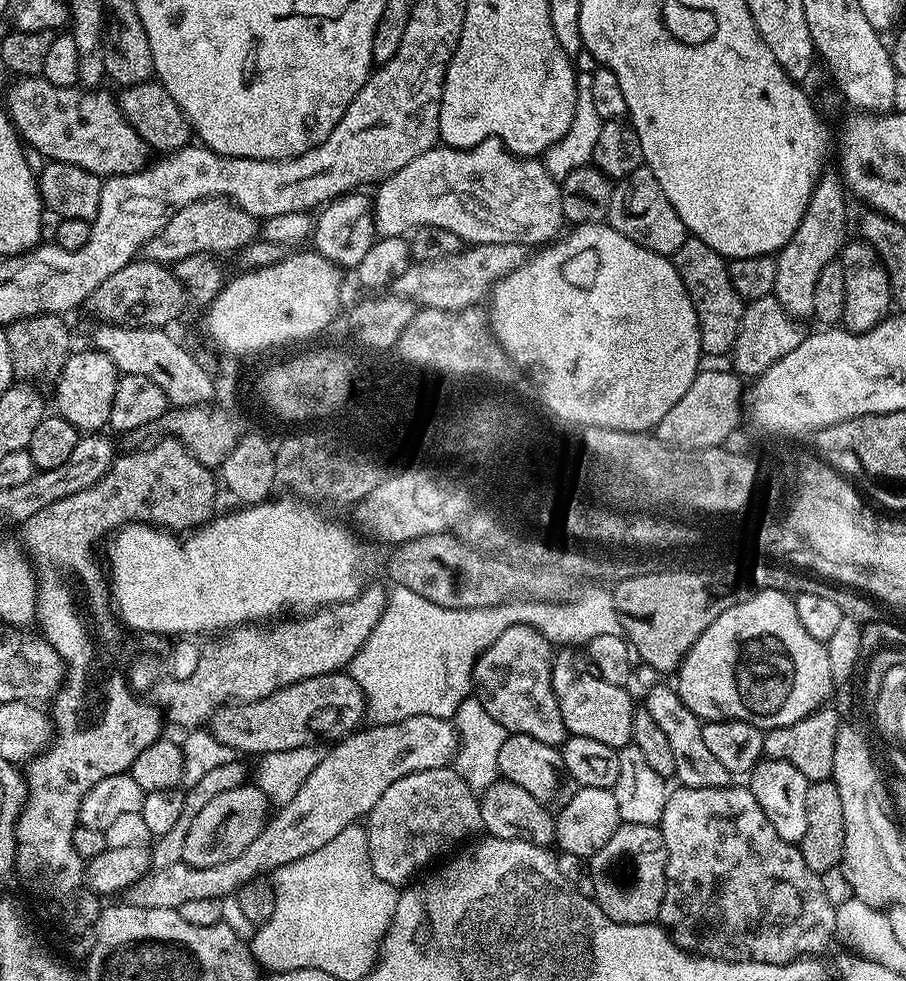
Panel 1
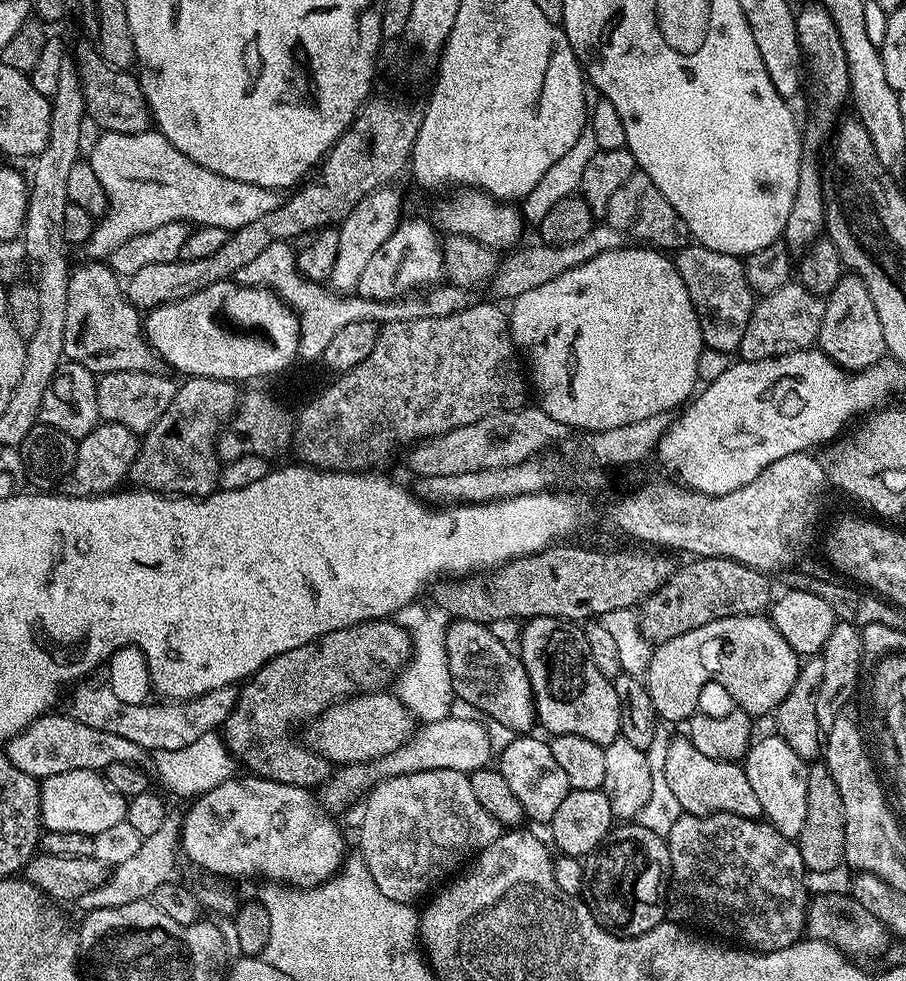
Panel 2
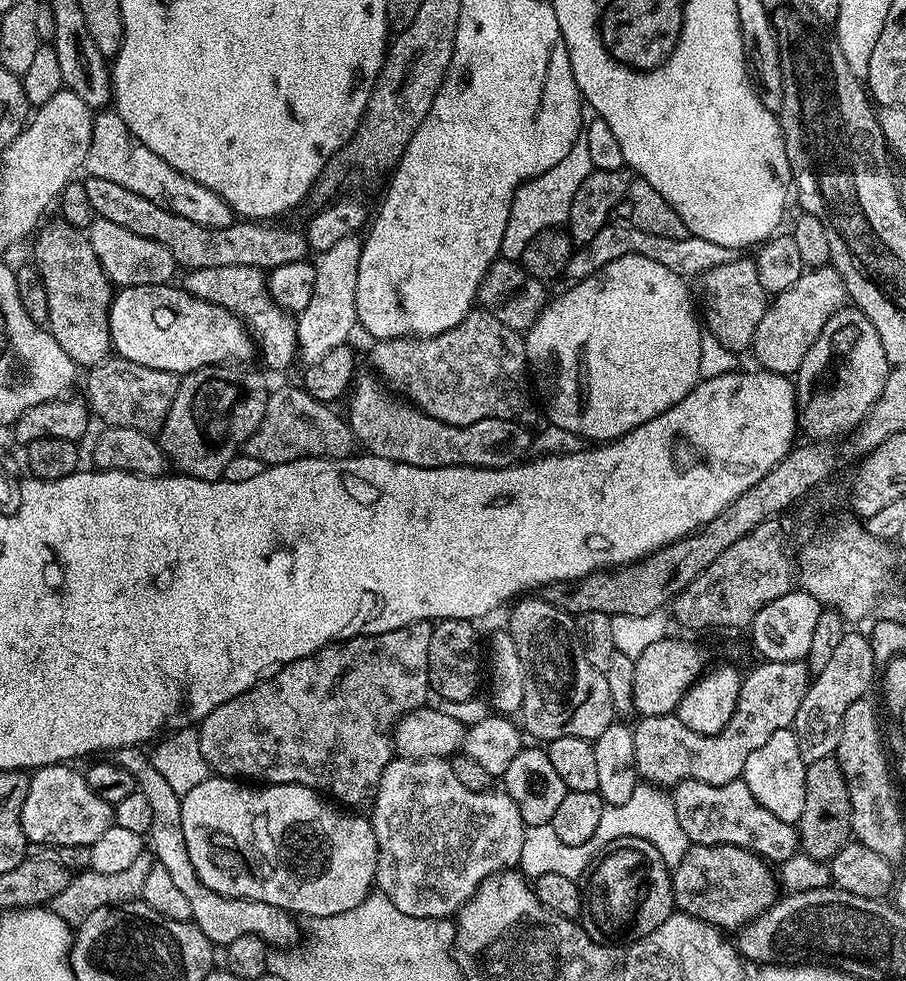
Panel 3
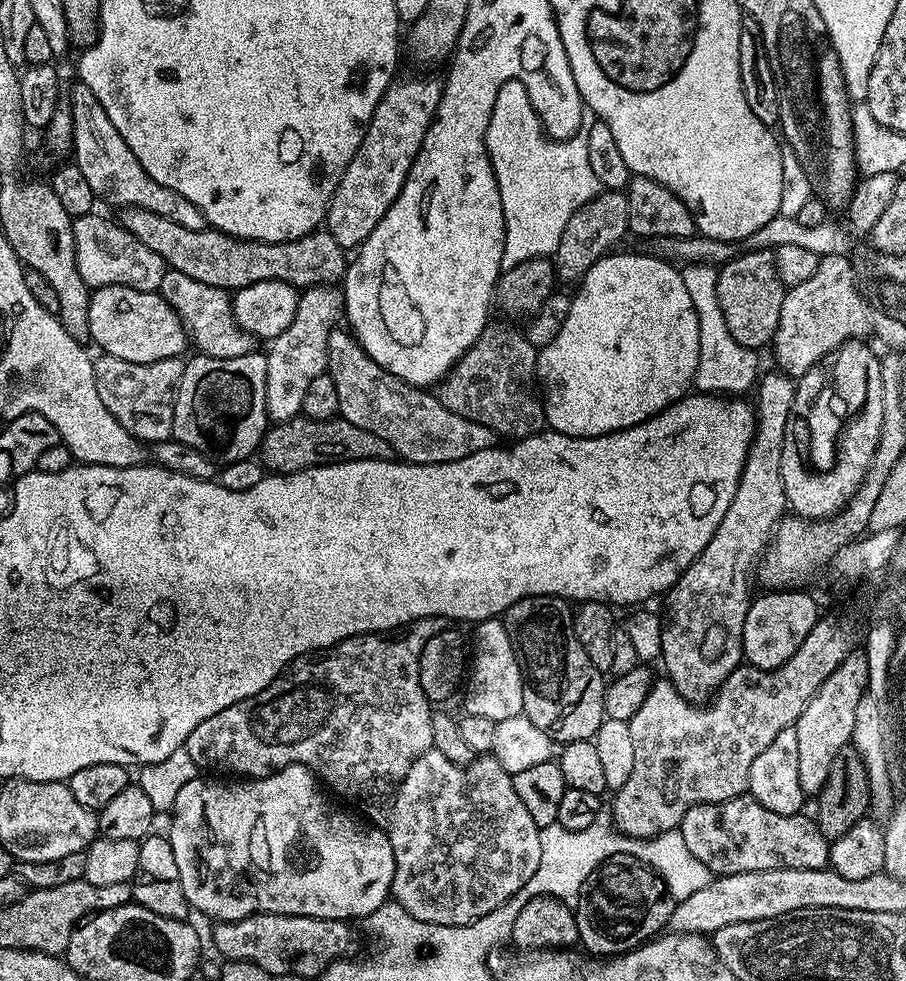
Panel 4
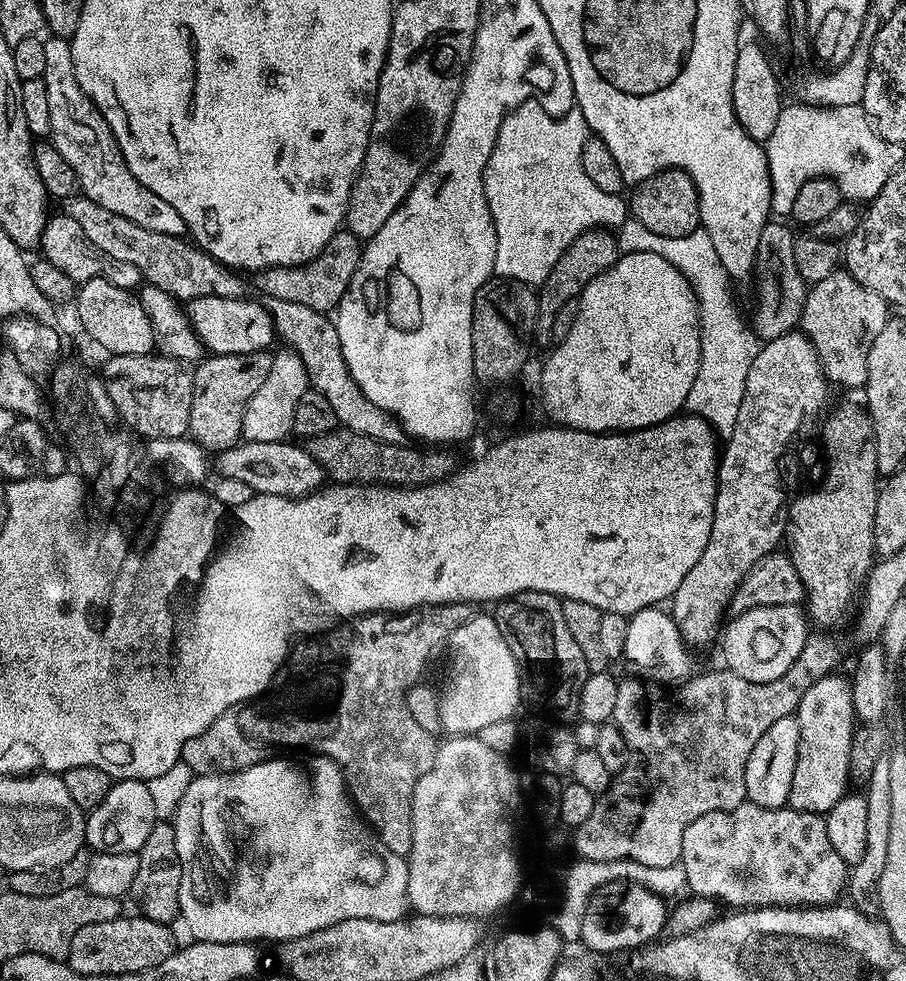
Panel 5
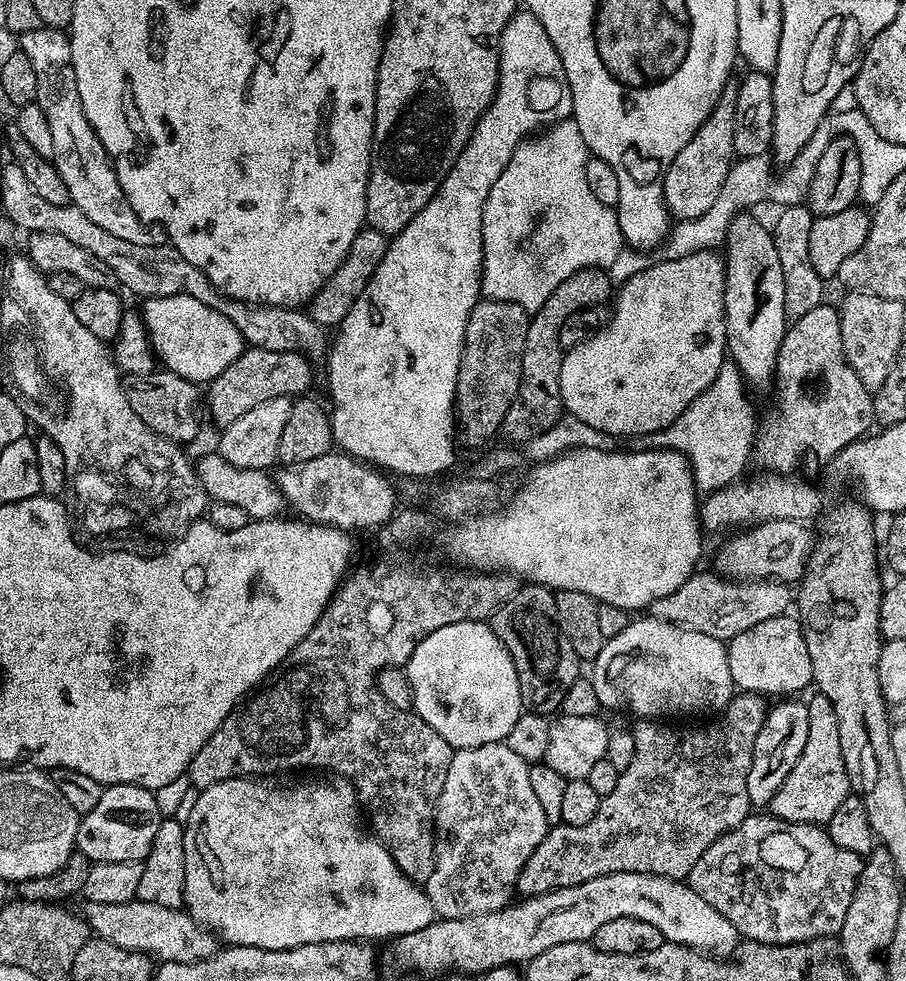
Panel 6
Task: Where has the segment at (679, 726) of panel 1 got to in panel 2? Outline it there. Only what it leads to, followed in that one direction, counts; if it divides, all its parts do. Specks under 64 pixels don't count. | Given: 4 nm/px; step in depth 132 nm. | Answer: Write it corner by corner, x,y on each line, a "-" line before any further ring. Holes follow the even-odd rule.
673,735
666,757
666,779
684,814
709,816
715,812
725,812
751,820
764,815
743,767
736,762
715,760
706,758
706,754
698,754
698,750
694,750
694,742
690,742
687,735

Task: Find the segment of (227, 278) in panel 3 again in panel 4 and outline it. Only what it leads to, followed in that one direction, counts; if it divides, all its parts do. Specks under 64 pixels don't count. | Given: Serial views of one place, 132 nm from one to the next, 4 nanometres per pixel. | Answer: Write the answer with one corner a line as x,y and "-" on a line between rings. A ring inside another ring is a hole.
165,271
162,278
160,297
180,315
185,328
194,337
201,353
214,358
238,358
242,354
253,351
254,338
243,332
232,317
231,299
220,300
221,293
215,288
208,288
206,282
198,282
181,272

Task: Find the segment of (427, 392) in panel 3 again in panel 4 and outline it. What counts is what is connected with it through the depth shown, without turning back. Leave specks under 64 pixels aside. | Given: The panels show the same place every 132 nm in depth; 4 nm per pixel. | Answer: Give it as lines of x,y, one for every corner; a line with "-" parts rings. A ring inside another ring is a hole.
495,322
485,327
482,335
476,339
474,346
462,354
462,358
449,370
448,375
438,385
438,399
446,410
458,414
462,418
470,418
470,422
478,422
495,432
497,437
512,436
523,438
534,436
545,431
544,406
538,395
538,377
536,374
536,358
538,348
528,341
525,333
512,328
503,328

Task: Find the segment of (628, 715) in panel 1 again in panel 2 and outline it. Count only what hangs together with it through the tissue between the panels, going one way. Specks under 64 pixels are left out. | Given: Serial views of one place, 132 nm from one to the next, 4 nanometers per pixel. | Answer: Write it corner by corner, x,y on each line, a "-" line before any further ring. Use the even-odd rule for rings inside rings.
535,616
523,628
518,655
530,678
539,727
544,727
552,736
574,734
578,738
590,738
590,742
595,744
606,745
617,740
620,736
618,694
614,694
612,680
600,673
598,666
594,666
590,658
590,646
586,646
583,627
571,620

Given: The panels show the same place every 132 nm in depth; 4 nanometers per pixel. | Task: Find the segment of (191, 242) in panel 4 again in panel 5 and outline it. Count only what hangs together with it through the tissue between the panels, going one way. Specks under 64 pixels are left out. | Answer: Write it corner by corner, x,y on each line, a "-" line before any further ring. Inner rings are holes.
341,230
335,232
318,258
293,268
265,268
257,271
256,284
265,292
268,300
298,302
298,306
310,306
310,310
328,314
340,305
340,299
346,294
350,278
354,278
354,270
358,270
361,251
362,241
353,232

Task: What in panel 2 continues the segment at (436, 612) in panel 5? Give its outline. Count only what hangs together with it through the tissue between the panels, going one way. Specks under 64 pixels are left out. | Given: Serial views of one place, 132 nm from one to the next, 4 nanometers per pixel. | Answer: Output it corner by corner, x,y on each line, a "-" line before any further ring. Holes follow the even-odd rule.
392,618
387,620
367,620
366,622
355,624
349,628
339,628
333,632
326,633
326,635
320,637
318,640
313,640
310,644
303,644
294,650
283,652
280,656
273,656
270,663
258,669
247,683
239,689
236,697
236,705
232,707
232,711
228,713
228,717
224,719
222,725
222,739
235,759
239,761
241,765
244,763
245,766
248,767
245,769
247,769
249,773
255,774
266,780
277,780
283,784
296,784
300,788
307,788
309,790
315,789
315,784
320,786
327,781
330,775
329,761
325,760
323,756
318,755
317,752
313,752
307,744
301,742
297,737
296,741
295,738
292,737
292,731
294,731
299,724
301,724
301,726
307,725
309,722
315,720
317,716
321,716
331,704
346,700
349,696
361,696
363,692
378,692
387,689
389,685
399,677
400,673
403,672
411,656
412,639
410,638
410,634
401,624
396,623
395,619

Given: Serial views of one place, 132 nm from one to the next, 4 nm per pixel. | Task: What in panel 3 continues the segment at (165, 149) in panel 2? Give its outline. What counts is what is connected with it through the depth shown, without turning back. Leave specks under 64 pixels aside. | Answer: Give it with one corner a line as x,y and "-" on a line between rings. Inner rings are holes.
114,110
97,111
94,117
93,137
90,139
86,163
88,176
106,178
106,182
118,182
118,186
126,186
126,190
134,190
134,194
142,194
142,198
148,198
150,202
182,218
190,218
190,222
198,222
198,226
225,228
234,222
233,210
222,197
186,178
165,160
158,158
154,150
142,146
142,142
133,138

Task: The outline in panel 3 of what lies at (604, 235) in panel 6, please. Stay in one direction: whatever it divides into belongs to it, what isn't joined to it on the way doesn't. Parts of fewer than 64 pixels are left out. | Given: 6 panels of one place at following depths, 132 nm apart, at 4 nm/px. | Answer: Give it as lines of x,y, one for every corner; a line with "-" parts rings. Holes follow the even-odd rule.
560,162
521,183
516,189
515,198
512,199
510,218
506,218
506,234
502,234
500,256
505,260
519,261
522,250
530,246
530,238
538,238
538,234
546,230
567,225
574,194
593,170
572,170
570,164

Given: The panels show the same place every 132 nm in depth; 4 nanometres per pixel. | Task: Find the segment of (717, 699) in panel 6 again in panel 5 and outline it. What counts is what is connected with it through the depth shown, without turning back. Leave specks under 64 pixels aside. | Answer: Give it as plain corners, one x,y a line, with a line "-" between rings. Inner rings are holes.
663,607
643,608
630,617
622,660
636,671
633,673
637,677
649,682
659,682
664,686
683,682
693,675
692,655
694,655
693,649
684,641
678,626

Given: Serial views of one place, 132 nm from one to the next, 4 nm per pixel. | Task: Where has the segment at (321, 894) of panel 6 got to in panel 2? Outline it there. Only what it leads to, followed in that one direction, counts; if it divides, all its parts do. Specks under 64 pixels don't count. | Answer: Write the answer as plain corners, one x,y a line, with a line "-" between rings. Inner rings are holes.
244,774
244,777
233,778
222,782
220,786
215,786
212,790
202,793
191,801
188,813
182,816
182,845
184,852
200,868
205,868
208,872
213,872
216,876
265,876
263,879
268,882
279,882
285,886
293,888
313,888
319,884
325,884
340,871
341,864
346,859
344,852
344,836
340,833
340,828
331,820
329,813
312,797
313,793
307,788
300,788
296,784
283,784
277,780
266,780
255,774

